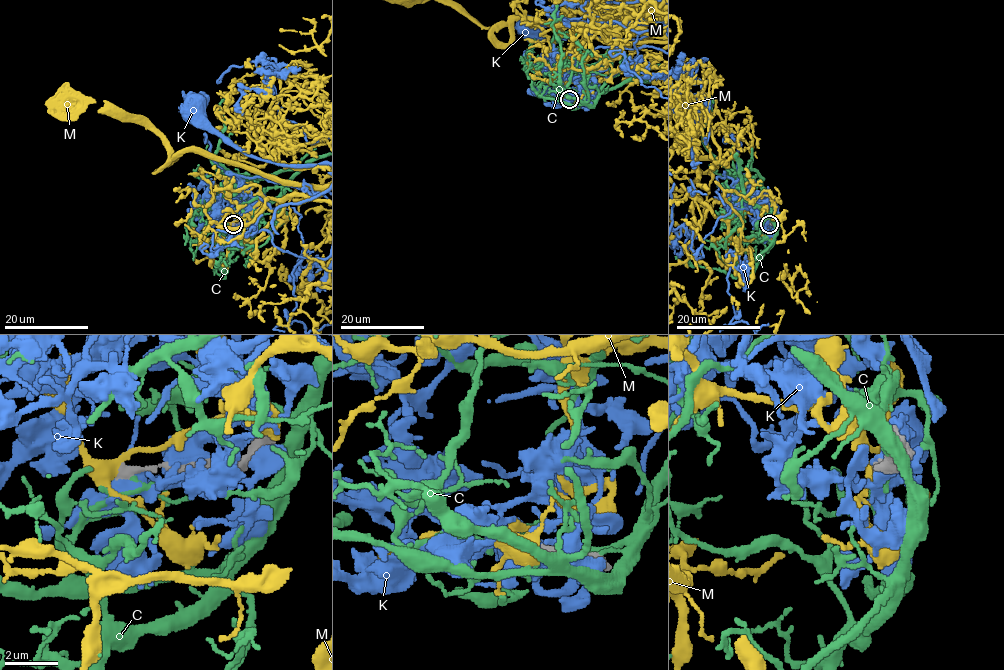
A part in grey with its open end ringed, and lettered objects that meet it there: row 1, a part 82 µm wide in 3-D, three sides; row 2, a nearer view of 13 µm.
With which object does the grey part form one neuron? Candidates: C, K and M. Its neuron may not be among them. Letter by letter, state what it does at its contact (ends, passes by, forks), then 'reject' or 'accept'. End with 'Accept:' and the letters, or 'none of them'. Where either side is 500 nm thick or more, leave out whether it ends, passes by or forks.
C: it ends there; reject
K: it forks there; reject
M: it forks there; reject
Accept: none of them

